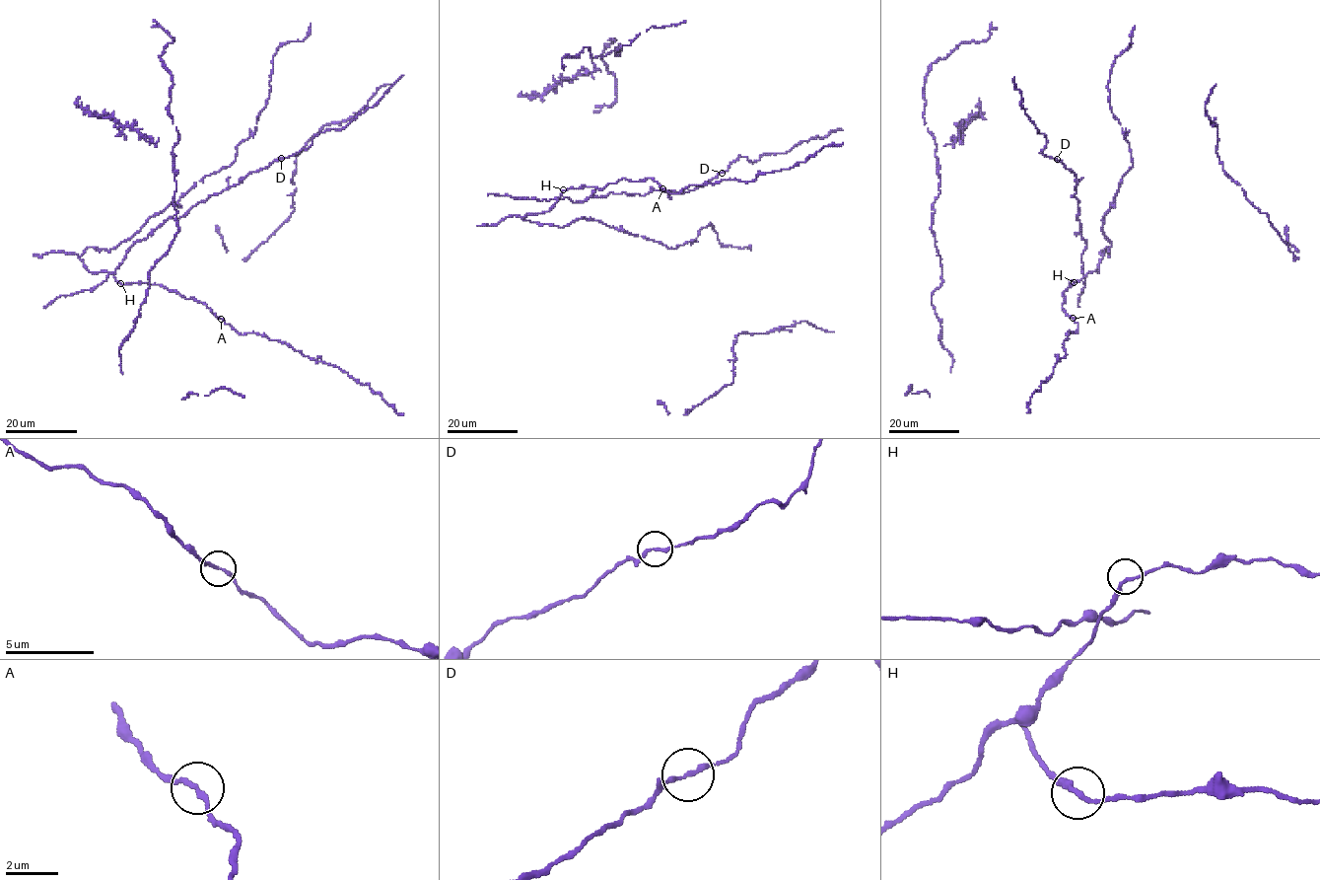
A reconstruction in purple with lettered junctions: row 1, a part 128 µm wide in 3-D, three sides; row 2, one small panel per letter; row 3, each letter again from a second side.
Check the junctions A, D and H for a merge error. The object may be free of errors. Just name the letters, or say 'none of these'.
none of these

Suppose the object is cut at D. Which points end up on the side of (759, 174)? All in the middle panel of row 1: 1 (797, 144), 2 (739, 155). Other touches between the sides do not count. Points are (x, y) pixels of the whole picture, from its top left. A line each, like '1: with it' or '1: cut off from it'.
1: cut off from it
2: cut off from it

